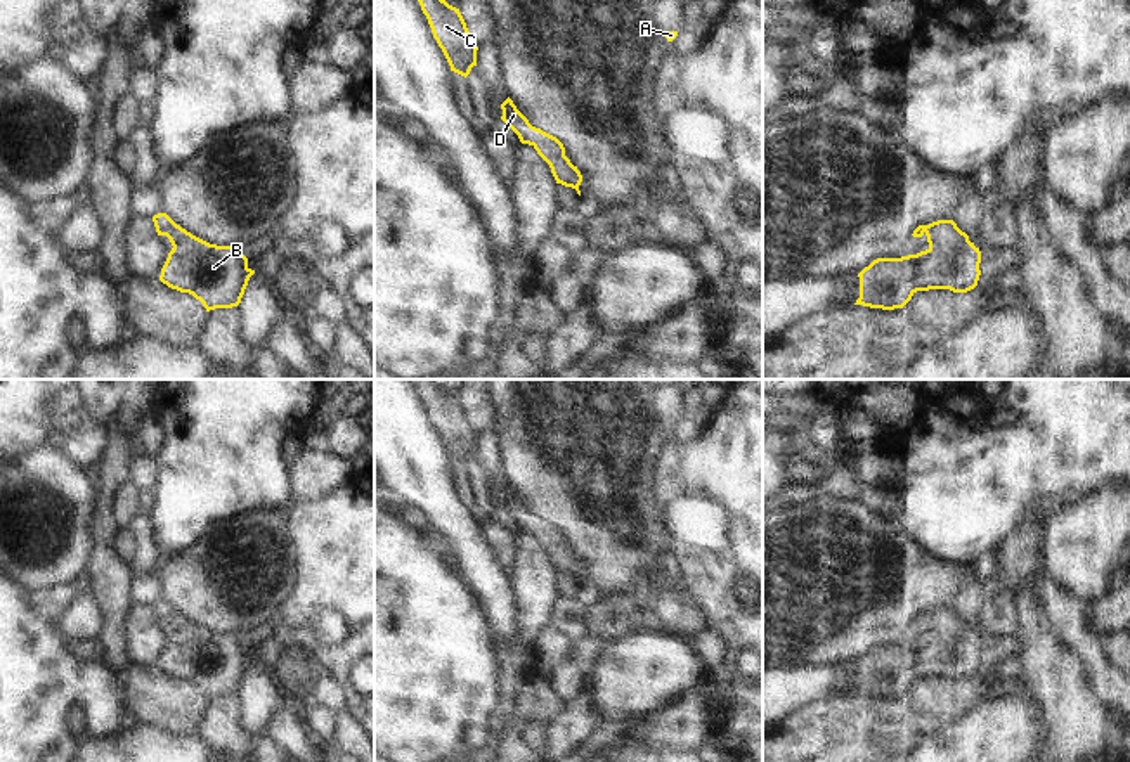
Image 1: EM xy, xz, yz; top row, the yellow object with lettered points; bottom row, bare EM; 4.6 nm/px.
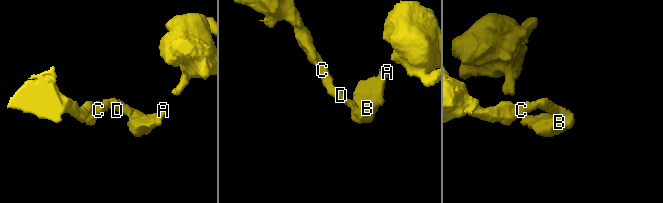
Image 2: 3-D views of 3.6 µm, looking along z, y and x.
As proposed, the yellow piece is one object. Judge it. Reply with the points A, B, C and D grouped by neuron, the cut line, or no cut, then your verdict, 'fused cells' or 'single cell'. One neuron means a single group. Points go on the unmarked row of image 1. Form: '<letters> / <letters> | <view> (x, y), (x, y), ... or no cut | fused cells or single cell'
A B C D | no cut | single cell

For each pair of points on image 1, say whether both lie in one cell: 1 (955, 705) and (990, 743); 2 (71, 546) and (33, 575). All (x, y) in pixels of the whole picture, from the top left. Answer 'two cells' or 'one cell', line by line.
1: two cells
2: one cell

